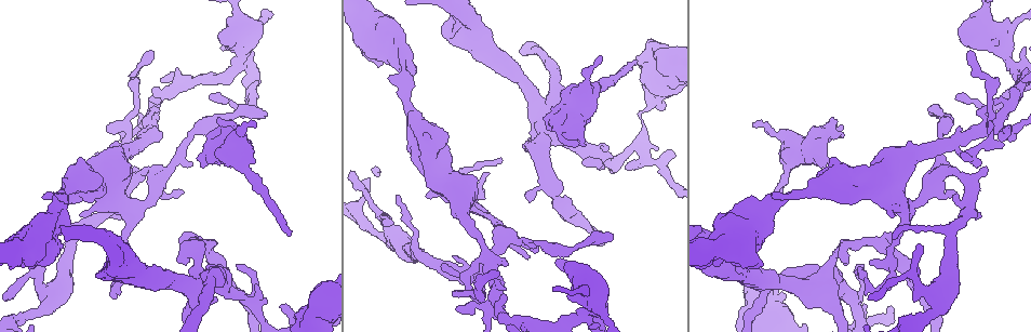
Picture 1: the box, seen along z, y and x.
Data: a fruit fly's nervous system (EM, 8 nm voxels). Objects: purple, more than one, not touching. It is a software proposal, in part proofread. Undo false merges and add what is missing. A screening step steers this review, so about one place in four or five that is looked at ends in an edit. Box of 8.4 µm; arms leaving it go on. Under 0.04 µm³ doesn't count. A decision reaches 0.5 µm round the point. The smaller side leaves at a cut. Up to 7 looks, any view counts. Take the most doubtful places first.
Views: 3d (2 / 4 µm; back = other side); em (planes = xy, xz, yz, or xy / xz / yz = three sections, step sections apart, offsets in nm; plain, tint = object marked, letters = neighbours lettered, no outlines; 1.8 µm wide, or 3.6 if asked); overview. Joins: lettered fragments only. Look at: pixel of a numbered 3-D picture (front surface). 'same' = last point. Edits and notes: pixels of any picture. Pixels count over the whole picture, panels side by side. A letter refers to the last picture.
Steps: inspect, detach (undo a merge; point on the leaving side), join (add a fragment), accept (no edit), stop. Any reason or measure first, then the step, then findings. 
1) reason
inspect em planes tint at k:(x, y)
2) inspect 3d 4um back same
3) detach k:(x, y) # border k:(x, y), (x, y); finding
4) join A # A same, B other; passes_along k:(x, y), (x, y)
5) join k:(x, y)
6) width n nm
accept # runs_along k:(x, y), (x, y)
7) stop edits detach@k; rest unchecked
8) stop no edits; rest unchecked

thick turns thin
inspect 3d 4um at 1:(824, 279)

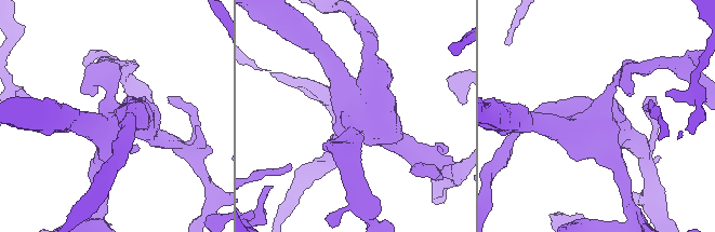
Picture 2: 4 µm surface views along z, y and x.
inspect em 3.6um yz step 4 tint at 2:(598, 116)

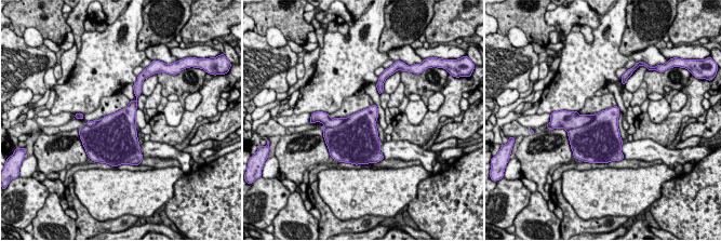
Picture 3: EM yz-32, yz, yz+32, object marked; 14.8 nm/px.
inspect em 3.6um planes letters same

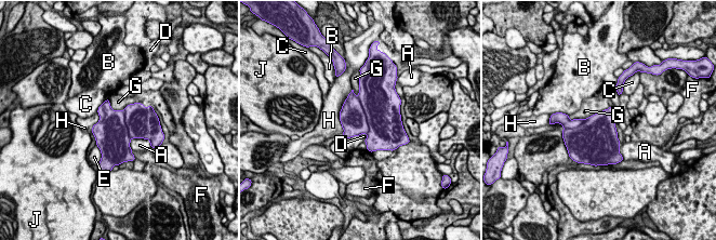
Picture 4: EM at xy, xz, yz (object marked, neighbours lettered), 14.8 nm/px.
accept # A other, B other, C other, D other, E other, F other, G other, H other, J other; all the same neuron

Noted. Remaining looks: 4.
four or more arms meet
inspect 3d 2um at 1:(993, 121)

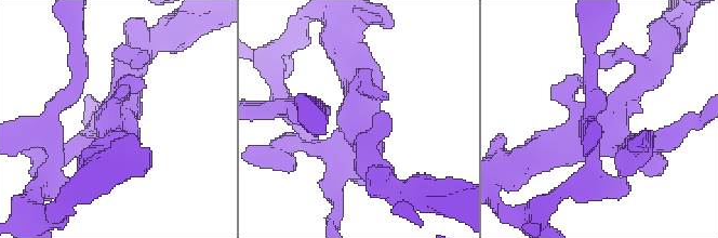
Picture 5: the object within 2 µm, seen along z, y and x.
inspect em xz step 16 tint at 5:(601, 121)

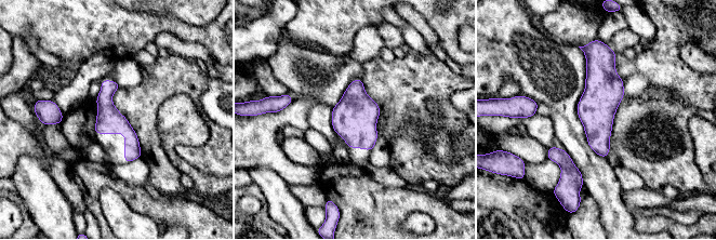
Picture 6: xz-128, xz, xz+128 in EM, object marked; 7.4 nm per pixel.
inspect em planes letters same

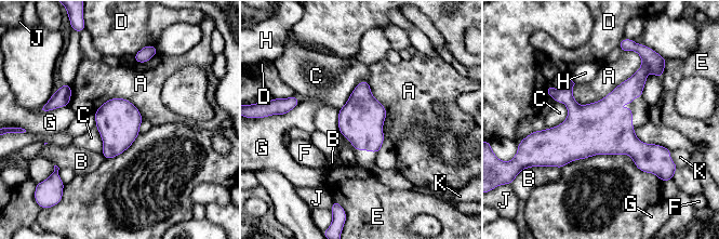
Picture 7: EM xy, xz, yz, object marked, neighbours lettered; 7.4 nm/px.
accept # A other, B other, C other, D other, E other, F other, G other, H other, J other, K other; border 7:(564, 103), (567, 117), (545, 129); continuous, no second neuron

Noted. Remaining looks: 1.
stop no edits; rest unchecked

